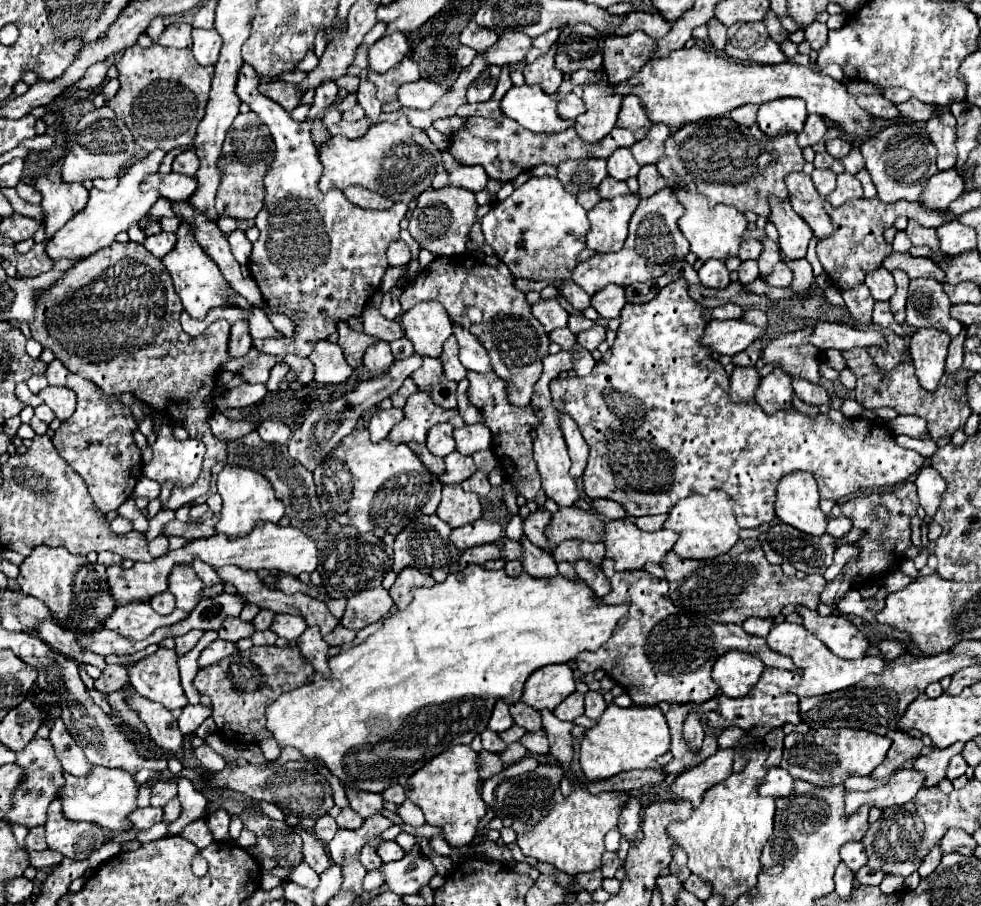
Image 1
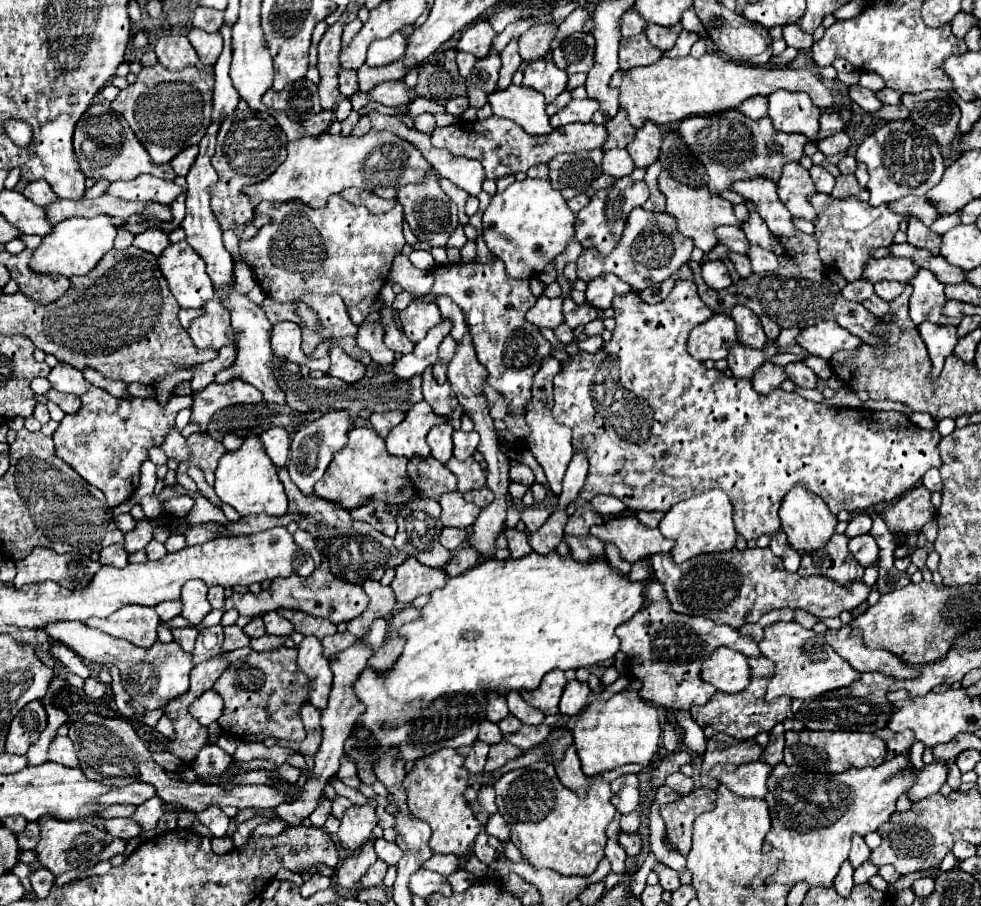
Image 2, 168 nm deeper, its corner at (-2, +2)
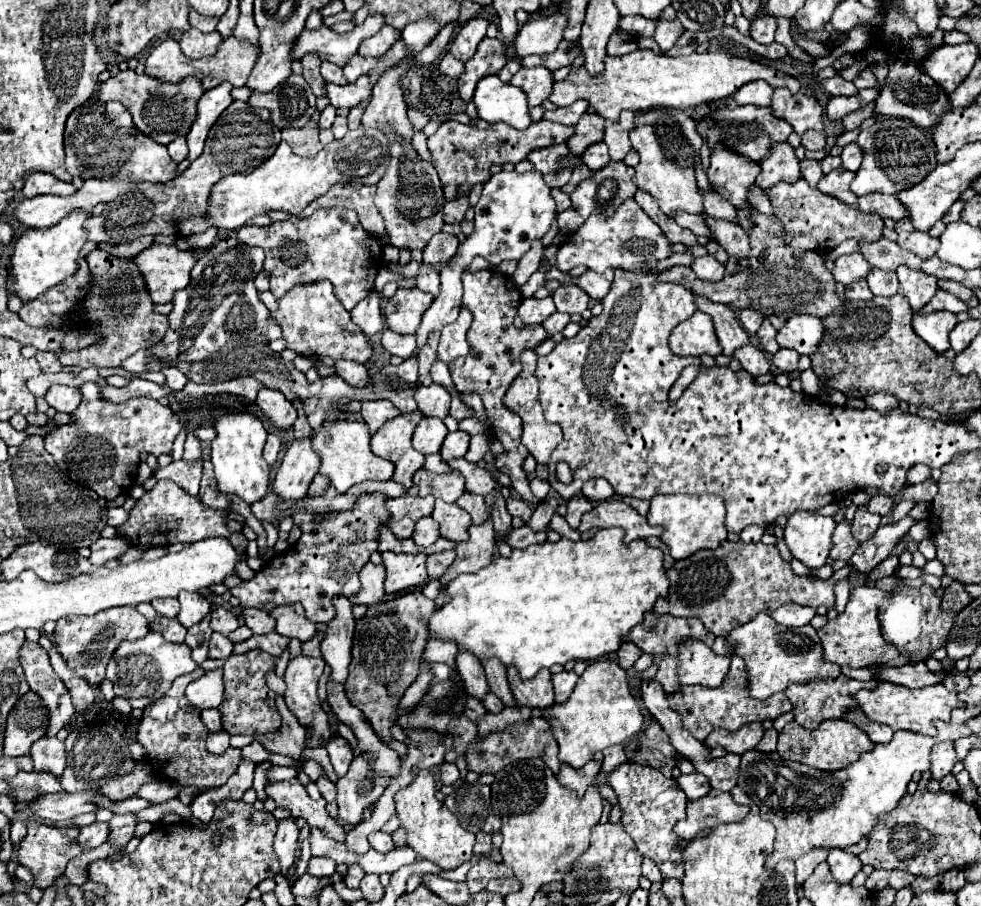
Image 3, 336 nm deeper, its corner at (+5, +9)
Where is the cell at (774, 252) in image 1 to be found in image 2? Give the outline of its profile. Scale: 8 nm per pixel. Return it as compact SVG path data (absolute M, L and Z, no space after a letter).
M751 212L749 218L739 224L739 228L743 228L743 232L751 244L771 250L771 232L767 230L767 224L759 218L757 212Z

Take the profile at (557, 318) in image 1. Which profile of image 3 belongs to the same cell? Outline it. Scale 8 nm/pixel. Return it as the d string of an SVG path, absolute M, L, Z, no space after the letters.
M530 297L530 299L524 299L518 307L518 315L526 325L538 325L554 311L556 311L556 307L554 307L554 301L550 297L546 297L546 299Z

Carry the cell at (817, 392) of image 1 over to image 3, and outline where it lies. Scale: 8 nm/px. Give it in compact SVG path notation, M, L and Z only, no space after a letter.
M780 349L774 357L772 357L772 363L784 371L784 373L792 373L798 369L798 359L800 355L796 351L790 351L790 349Z

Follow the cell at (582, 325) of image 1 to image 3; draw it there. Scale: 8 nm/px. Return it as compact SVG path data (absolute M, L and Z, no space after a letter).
M576 285L572 287L558 287L552 295L554 303L556 303L556 309L560 313L578 313L582 315L586 309L588 309L588 303L590 303L590 297Z

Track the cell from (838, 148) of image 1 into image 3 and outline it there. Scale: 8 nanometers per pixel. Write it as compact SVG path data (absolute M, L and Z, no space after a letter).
M806 131L802 135L802 147L810 149L810 151L820 151L826 147L826 131Z

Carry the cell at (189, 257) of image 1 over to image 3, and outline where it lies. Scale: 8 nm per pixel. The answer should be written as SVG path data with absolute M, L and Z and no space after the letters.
M158 245L136 255L136 265L144 275L154 303L170 303L174 293L190 283L190 271L196 263L192 251L182 251L176 245Z

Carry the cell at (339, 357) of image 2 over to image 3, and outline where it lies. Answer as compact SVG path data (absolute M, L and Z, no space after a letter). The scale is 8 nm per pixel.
M338 359L336 361L336 373L344 381L348 381L350 385L356 385L356 387L362 387L362 385L366 385L370 381L366 367L356 363L356 361L348 361L348 359Z

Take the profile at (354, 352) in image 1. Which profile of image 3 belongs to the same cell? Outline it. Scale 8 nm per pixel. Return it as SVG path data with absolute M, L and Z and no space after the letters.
M328 281L292 287L278 299L278 309L270 313L270 319L282 327L288 349L300 355L328 355L332 359L352 359L358 363L366 363L372 355L370 341L364 339L362 331L352 323L350 313L344 311Z

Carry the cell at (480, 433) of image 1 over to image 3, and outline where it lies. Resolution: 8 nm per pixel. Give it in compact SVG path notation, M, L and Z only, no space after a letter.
M458 429L454 433L448 433L442 443L442 449L440 449L442 459L448 461L454 457L464 457L464 453L468 451L468 441L470 441L470 435L466 431Z

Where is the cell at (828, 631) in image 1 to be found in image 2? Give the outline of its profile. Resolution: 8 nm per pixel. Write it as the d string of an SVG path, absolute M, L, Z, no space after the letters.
M845 624L841 630L829 630L827 634L823 634L823 638L833 646L835 652L839 652L839 656L843 656L859 672L883 672L895 680L919 676L919 670L903 664L899 658L887 654L885 650L867 650L859 642L859 638L851 634L849 624Z

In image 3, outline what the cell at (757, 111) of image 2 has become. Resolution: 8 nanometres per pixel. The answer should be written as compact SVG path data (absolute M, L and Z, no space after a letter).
M756 81L756 83L748 83L744 87L740 87L740 91L736 91L734 101L738 105L756 105L756 107L764 107L770 105L772 101L772 87L768 87L768 83L764 81Z

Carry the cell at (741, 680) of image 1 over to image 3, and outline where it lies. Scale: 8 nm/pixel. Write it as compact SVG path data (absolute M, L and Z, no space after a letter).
M686 639L680 651L680 683L682 685L708 685L718 687L730 667L730 655L716 655L708 645Z

